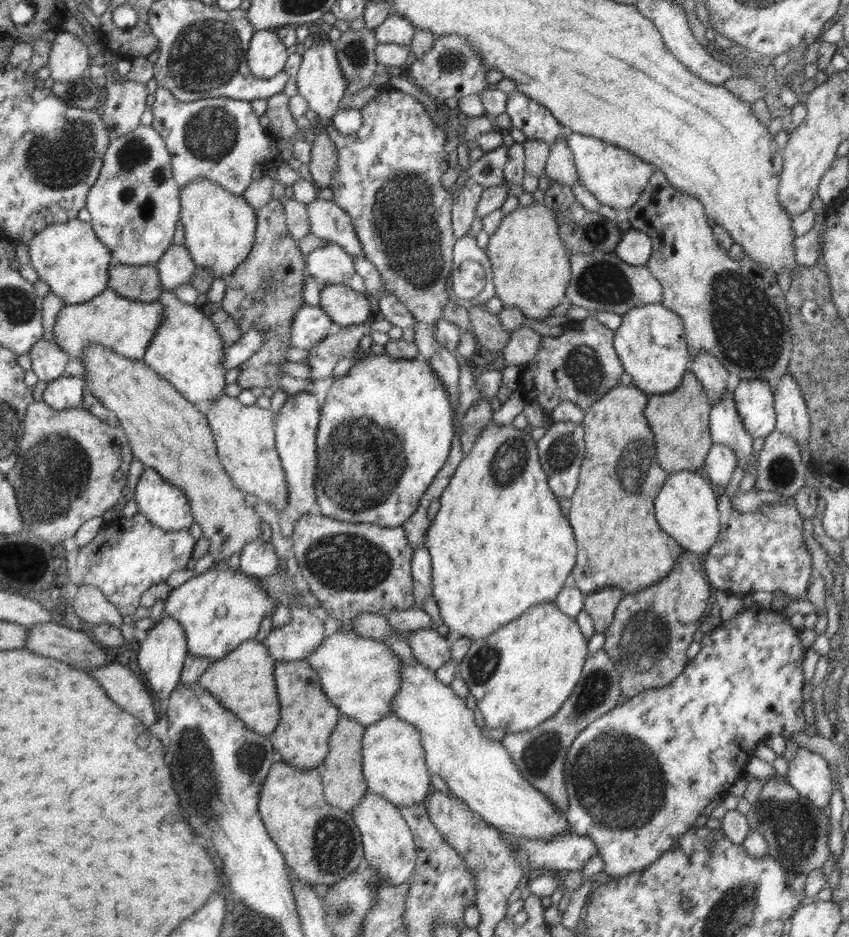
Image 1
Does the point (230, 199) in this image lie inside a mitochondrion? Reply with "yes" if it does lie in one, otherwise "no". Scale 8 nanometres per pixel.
no

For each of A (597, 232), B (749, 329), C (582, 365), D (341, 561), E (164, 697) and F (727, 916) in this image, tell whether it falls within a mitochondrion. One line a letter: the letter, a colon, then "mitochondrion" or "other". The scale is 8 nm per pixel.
A: mitochondrion
B: mitochondrion
C: mitochondrion
D: mitochondrion
E: other
F: mitochondrion

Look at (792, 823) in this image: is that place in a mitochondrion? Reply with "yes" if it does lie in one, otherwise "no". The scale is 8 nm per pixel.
yes

